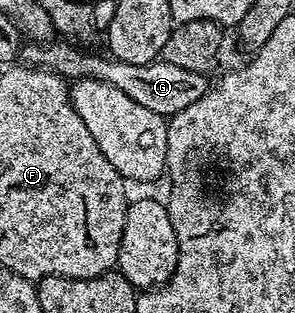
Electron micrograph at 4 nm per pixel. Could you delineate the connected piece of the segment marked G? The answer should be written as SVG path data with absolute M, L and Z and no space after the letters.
M52 40L50 42L24 41L19 50L18 61L24 66L32 66L34 70L52 70L64 80L76 80L78 78L96 78L105 81L125 92L130 99L137 101L150 111L170 116L181 112L181 108L189 108L201 96L205 96L209 85L208 75L189 72L189 68L177 68L177 64L169 64L162 60L156 60L138 66L137 64L125 64L121 60L103 54L90 54L90 49L80 48L71 42L64 40Z

